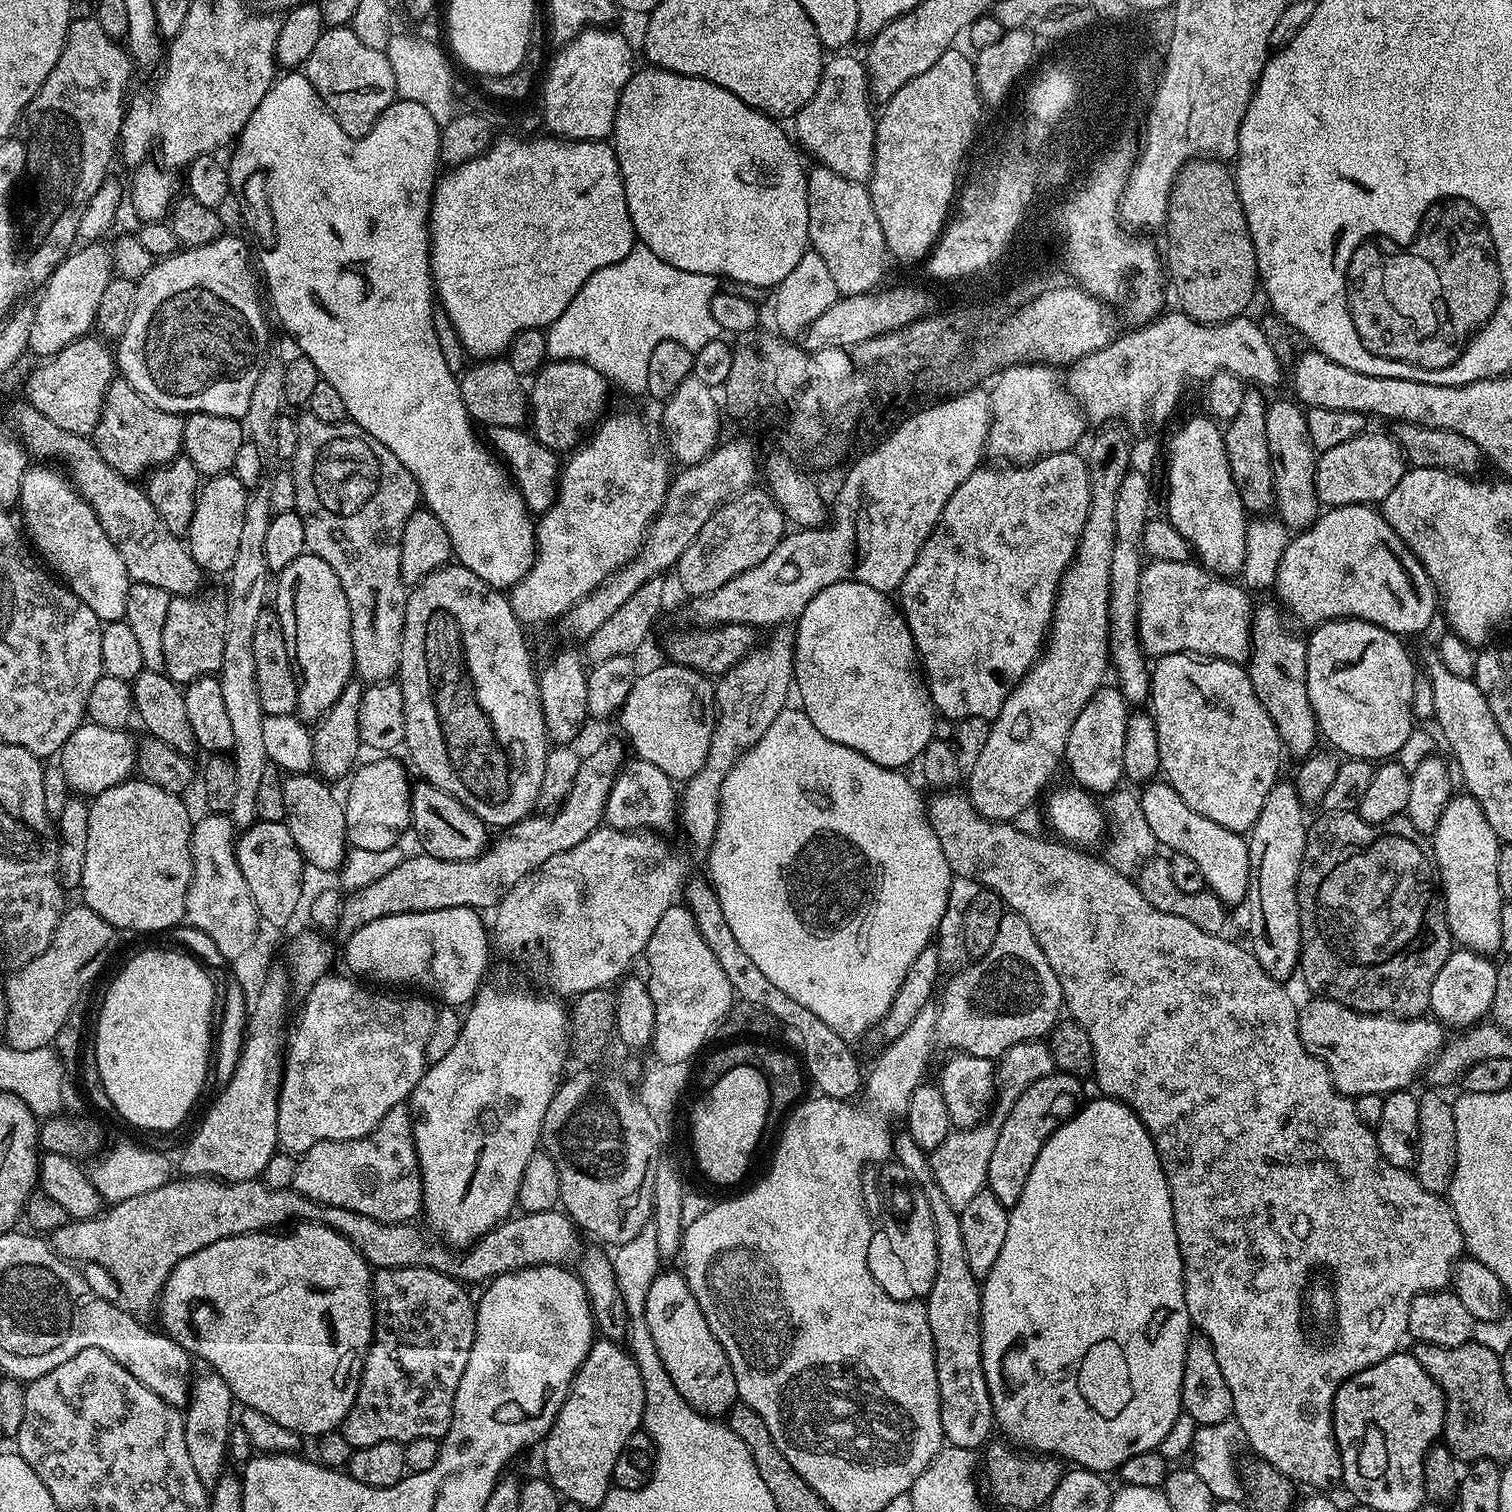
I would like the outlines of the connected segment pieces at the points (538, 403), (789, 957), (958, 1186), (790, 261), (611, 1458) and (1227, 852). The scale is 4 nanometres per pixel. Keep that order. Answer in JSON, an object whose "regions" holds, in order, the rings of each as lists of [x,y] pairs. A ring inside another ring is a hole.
{"regions":[[[[552,360],[531,377],[528,392],[528,407],[530,409],[530,431],[542,446],[557,454],[568,454],[581,443],[580,428],[595,425],[605,415],[604,407],[608,404],[608,388],[610,382],[594,366],[586,366],[577,360]]],[[[789,706],[784,708],[782,714],[778,714],[778,718],[774,718],[774,723],[770,725],[770,730],[766,730],[766,734],[762,734],[762,738],[753,748],[743,752],[736,759],[736,765],[726,774],[726,778],[720,787],[720,817],[718,818],[718,826],[712,839],[712,846],[706,852],[709,872],[707,875],[710,877],[712,887],[716,889],[718,902],[722,902],[722,914],[726,914],[726,922],[730,925],[730,931],[734,934],[734,939],[738,941],[738,946],[742,946],[742,950],[746,950],[750,962],[754,962],[754,966],[758,966],[758,970],[762,970],[762,974],[766,974],[766,978],[770,978],[770,982],[774,982],[774,986],[778,986],[778,990],[784,991],[789,998],[794,998],[794,1002],[799,1002],[801,1006],[806,1006],[806,1010],[810,1010],[813,1014],[818,1014],[818,1018],[822,1018],[822,1022],[826,1022],[826,1026],[830,1026],[830,1030],[834,1030],[846,1041],[856,1042],[859,1036],[864,1036],[867,1032],[871,1033],[876,1025],[883,1020],[884,1015],[890,1010],[890,1006],[894,1002],[902,982],[906,978],[906,970],[910,970],[910,965],[914,963],[914,958],[918,958],[918,954],[922,954],[922,950],[933,943],[932,935],[935,934],[936,927],[943,922],[944,915],[948,912],[948,895],[952,892],[954,873],[950,862],[946,862],[946,854],[942,854],[942,842],[938,842],[938,834],[934,834],[934,826],[930,826],[928,821],[928,806],[925,797],[920,797],[919,790],[904,778],[905,773],[895,768],[878,766],[874,762],[870,762],[870,758],[866,758],[858,750],[850,750],[850,746],[842,746],[838,742],[830,742],[830,738],[826,738],[826,734],[822,734],[822,730],[818,730],[818,726],[814,726],[814,722],[810,722],[808,715],[799,707],[795,707]]],[[[1024,1040],[999,1057],[996,1070],[997,1094],[990,1108],[990,1119],[977,1124],[975,1128],[958,1128],[949,1131],[947,1138],[930,1153],[932,1173],[938,1186],[942,1186],[942,1194],[946,1194],[946,1202],[950,1202],[952,1208],[957,1210],[964,1208],[966,1202],[974,1198],[974,1194],[985,1191],[990,1154],[994,1150],[994,1142],[998,1142],[998,1130],[1006,1114],[1010,1114],[1014,1102],[1022,1098],[1022,1094],[1029,1086],[1034,1086],[1038,1078],[1048,1076],[1055,1068],[1056,1063],[1051,1050],[1048,1049],[1047,1043],[1040,1040]]],[[[644,66],[644,69],[633,71],[631,78],[620,92],[620,101],[616,107],[616,121],[612,127],[611,143],[616,149],[618,166],[622,174],[622,182],[626,190],[626,206],[630,210],[630,222],[636,231],[639,243],[645,244],[662,262],[670,266],[678,266],[678,270],[690,270],[694,274],[706,274],[710,278],[725,276],[728,280],[737,280],[740,284],[749,284],[752,288],[775,289],[776,285],[798,266],[798,262],[809,251],[808,238],[808,172],[800,161],[802,152],[788,136],[779,128],[773,117],[765,116],[757,108],[746,106],[730,90],[718,86],[709,80],[683,76],[665,68]]],[[[603,1338],[593,1339],[592,1348],[586,1354],[582,1366],[576,1371],[572,1385],[568,1387],[568,1396],[556,1421],[542,1441],[544,1448],[544,1468],[547,1479],[551,1480],[556,1491],[565,1501],[573,1500],[590,1510],[599,1509],[606,1494],[613,1487],[612,1471],[614,1462],[618,1462],[618,1454],[622,1454],[622,1446],[630,1438],[630,1434],[641,1431],[644,1419],[644,1387],[640,1367],[627,1347],[615,1340]]],[[[1149,782],[1143,785],[1139,797],[1147,825],[1154,832],[1158,844],[1164,848],[1173,848],[1173,853],[1198,862],[1198,870],[1202,870],[1207,891],[1214,893],[1223,904],[1243,905],[1248,899],[1250,882],[1247,839],[1241,833],[1226,830],[1226,826],[1218,826],[1218,822],[1210,822],[1210,818],[1190,810],[1190,806],[1182,802],[1178,790],[1174,790],[1167,782]]]]}

